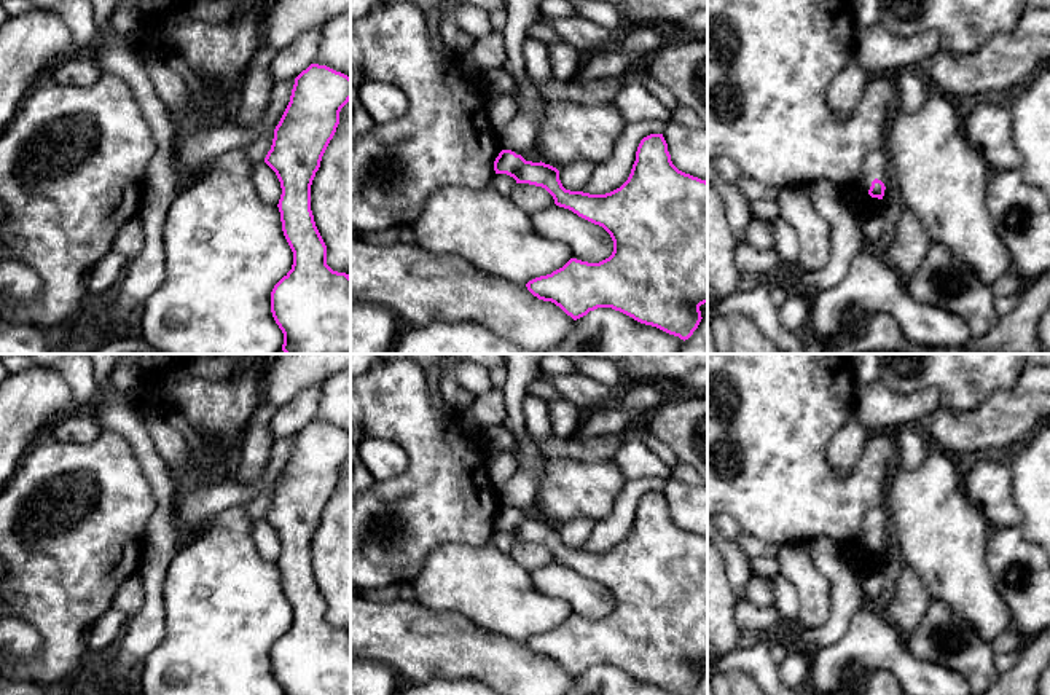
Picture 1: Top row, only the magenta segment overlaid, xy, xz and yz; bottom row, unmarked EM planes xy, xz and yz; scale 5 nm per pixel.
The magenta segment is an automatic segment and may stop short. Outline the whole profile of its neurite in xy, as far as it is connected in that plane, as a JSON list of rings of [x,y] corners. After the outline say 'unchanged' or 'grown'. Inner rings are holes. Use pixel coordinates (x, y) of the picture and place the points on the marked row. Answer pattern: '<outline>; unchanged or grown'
[[[311,64],[295,78],[290,102],[264,158],[280,182],[277,207],[284,236],[293,252],[292,269],[271,292],[271,312],[284,333],[285,354],[351,354],[351,276],[327,265],[327,245],[311,210],[312,180],[339,124],[339,112],[349,100],[347,75]]]; unchanged

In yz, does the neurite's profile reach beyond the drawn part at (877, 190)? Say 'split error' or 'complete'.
split error

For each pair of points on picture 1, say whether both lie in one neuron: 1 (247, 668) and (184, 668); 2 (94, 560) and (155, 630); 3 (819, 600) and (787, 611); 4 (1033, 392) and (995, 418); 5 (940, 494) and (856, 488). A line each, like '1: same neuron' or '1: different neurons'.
1: same neuron
2: different neurons
3: different neurons
4: same neuron
5: different neurons

